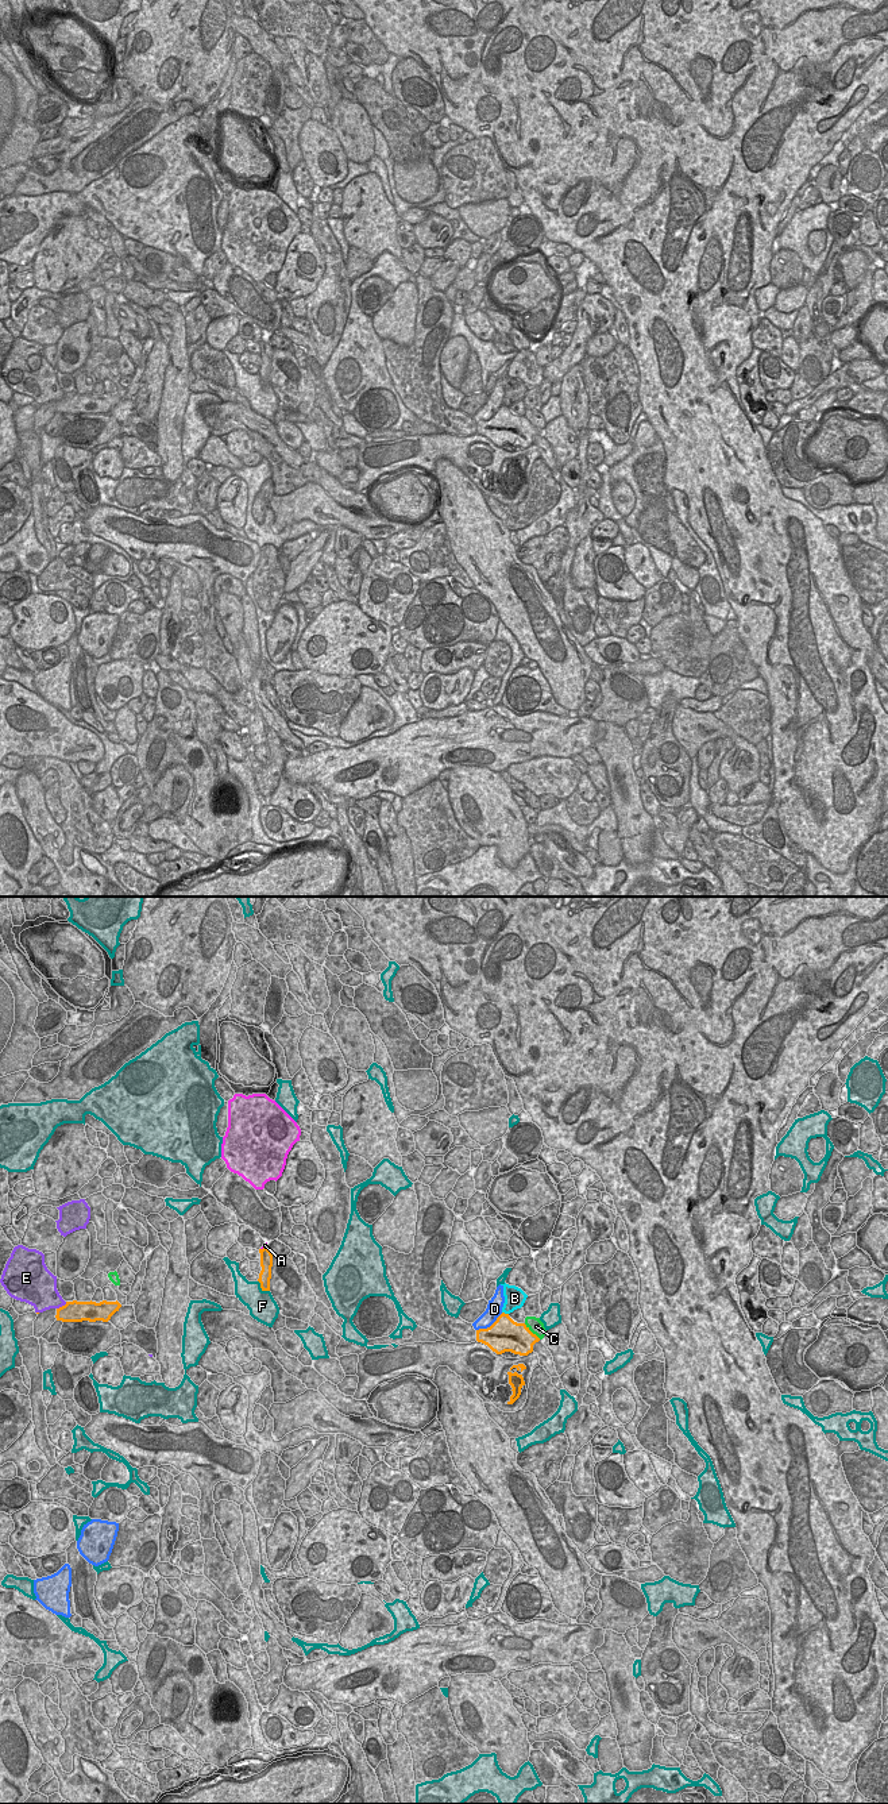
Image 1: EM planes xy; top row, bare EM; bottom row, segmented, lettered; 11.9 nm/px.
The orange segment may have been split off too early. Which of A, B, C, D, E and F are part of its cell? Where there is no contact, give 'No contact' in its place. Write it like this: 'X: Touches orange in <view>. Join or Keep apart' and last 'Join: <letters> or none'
A: Touches orange in xy. Join
B: Touches orange in xy. Keep apart
C: Touches orange in xy. Keep apart
D: Touches orange in xy. Keep apart
E: Touches orange in xy. Keep apart
F: Touches orange in xy. Keep apart
Join: A

